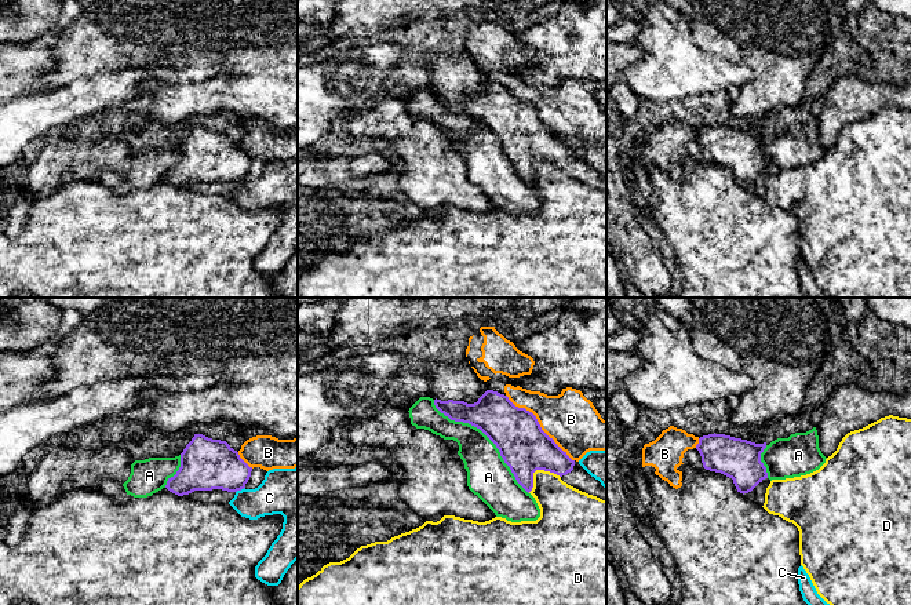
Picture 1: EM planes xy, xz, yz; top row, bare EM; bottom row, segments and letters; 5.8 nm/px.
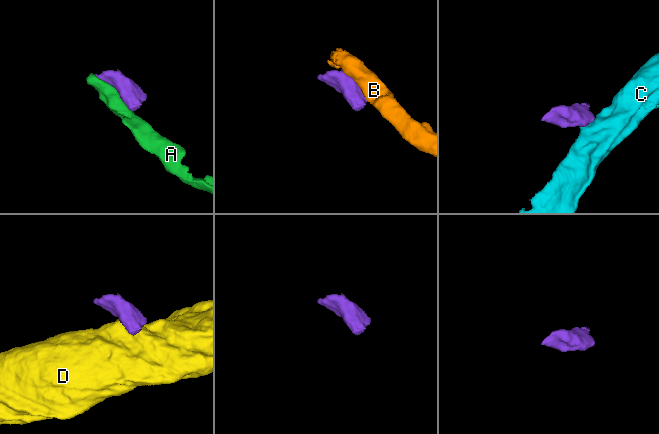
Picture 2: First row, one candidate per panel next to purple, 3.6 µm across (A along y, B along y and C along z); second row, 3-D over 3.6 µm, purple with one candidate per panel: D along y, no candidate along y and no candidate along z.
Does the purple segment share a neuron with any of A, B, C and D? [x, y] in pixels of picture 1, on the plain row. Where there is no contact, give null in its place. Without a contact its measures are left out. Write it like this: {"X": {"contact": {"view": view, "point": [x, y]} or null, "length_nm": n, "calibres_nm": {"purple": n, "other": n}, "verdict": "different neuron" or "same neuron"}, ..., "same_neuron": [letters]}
{"A": {"contact": {"view": "xz", "point": [487, 127]}, "length_nm": 800, "calibres_nm": {"purple": 280, "other": 260}, "verdict": "different neuron"}, "B": {"contact": {"view": "xz", "point": [538, 115]}, "length_nm": 550, "calibres_nm": {"purple": 280, "other": 300}, "verdict": "different neuron"}, "C": {"contact": {"view": "xy", "point": [240, 181]}, "length_nm": 70, "calibres_nm": {"purple": 300, "other": 260}, "verdict": "different neuron"}, "D": {"contact": {"view": "xz", "point": [536, 160]}, "length_nm": 220, "calibres_nm": {"purple": 280, "other": 240}, "verdict": "different neuron"}, "same_neuron": []}

